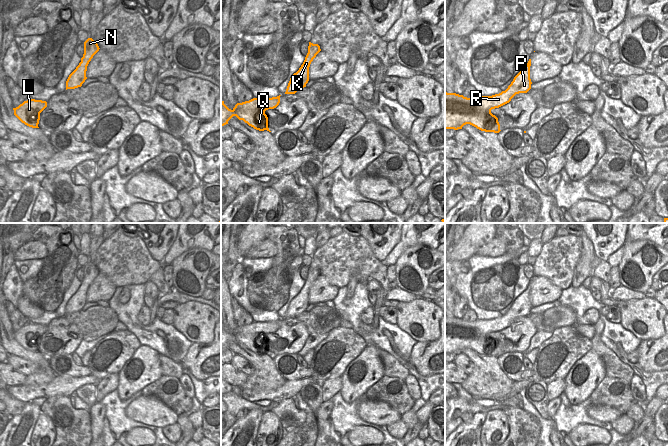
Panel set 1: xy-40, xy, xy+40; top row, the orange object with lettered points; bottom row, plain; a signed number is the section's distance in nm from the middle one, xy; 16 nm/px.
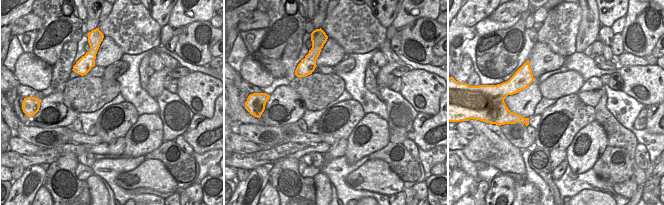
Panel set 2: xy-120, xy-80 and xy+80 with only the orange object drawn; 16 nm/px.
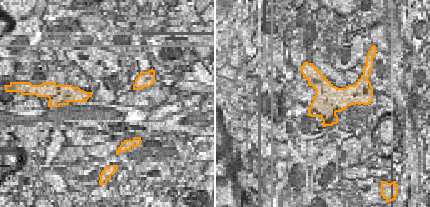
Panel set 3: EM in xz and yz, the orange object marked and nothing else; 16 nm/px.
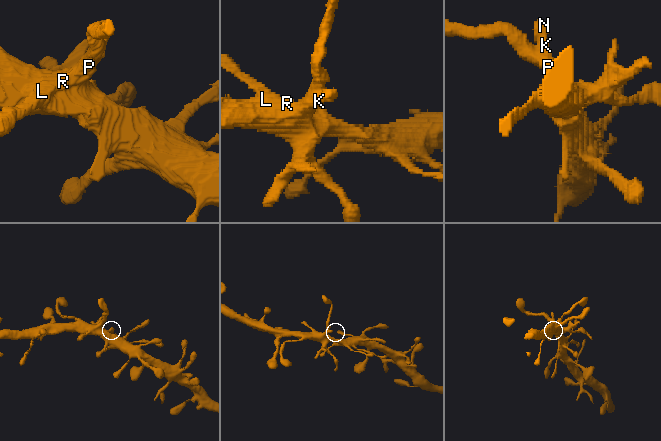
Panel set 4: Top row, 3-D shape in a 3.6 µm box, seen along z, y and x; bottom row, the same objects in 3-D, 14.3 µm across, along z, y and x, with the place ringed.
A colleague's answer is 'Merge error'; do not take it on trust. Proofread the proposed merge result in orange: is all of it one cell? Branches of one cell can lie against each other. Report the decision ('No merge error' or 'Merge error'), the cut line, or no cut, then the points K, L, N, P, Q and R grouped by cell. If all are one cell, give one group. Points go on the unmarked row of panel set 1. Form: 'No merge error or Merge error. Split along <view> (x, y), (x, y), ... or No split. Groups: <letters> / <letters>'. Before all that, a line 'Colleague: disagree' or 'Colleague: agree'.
Colleague: agree
Merge error. Split along xy+40 (512, 305), (517, 315), (526, 316). Groups: K N P / L Q R.

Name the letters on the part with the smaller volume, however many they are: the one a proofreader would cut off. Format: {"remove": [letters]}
{"remove": ["K", "N", "P"]}

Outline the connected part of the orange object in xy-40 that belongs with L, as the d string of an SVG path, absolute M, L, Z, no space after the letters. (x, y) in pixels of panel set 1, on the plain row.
M29 323L18 331L13 332L14 339L25 349L32 352L39 352L40 337L47 331L47 326L42 324Z

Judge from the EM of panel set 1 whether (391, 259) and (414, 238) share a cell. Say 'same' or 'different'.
same

